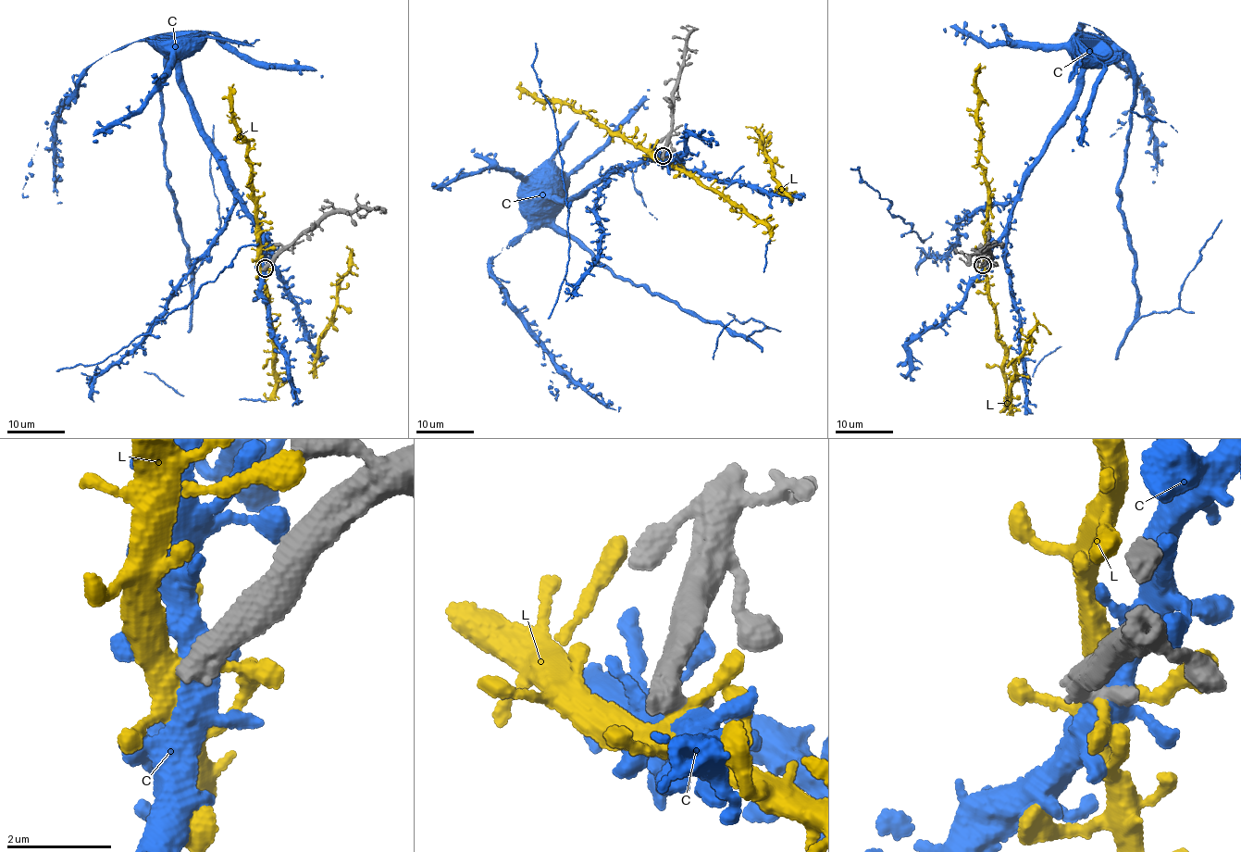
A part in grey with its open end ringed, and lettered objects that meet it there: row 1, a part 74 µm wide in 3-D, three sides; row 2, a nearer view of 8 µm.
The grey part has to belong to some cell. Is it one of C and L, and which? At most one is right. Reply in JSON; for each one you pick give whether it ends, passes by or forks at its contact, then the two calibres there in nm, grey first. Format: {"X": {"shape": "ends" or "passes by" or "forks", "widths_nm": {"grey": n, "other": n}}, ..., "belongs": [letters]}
{"belongs": []}

